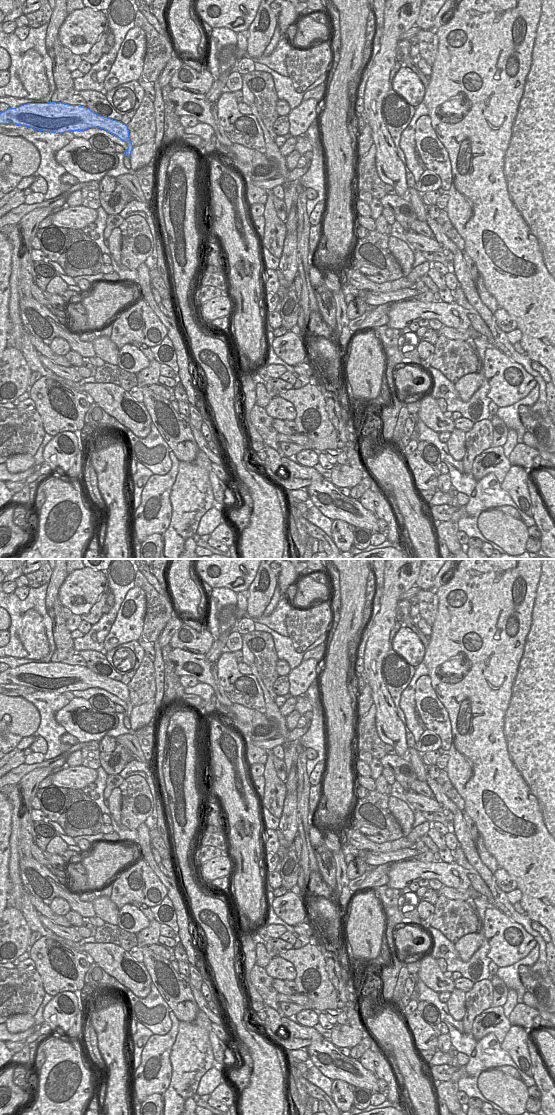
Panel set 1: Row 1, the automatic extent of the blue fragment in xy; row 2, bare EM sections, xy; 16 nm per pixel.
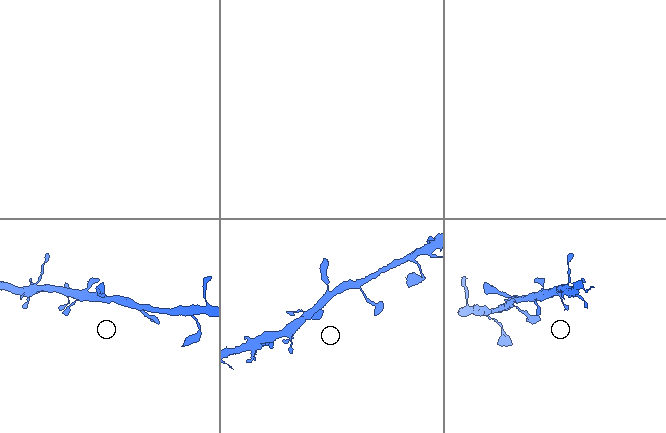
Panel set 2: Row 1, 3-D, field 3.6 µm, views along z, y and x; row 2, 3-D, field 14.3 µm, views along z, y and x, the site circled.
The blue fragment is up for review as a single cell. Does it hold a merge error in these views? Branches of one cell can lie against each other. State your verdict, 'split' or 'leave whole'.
leave whole

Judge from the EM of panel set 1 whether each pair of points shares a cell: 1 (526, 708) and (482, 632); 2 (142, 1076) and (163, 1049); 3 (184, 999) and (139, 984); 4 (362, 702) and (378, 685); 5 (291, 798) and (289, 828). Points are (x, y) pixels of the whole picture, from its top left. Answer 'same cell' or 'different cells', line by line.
1: same cell
2: same cell
3: different cells
4: different cells
5: same cell

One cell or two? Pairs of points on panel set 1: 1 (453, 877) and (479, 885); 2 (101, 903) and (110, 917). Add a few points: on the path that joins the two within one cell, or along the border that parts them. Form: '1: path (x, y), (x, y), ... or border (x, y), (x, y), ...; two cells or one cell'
1: border (457, 864), (466, 871), (466, 876), (471, 885); two cells
2: path (103, 906), (109, 914); one cell

